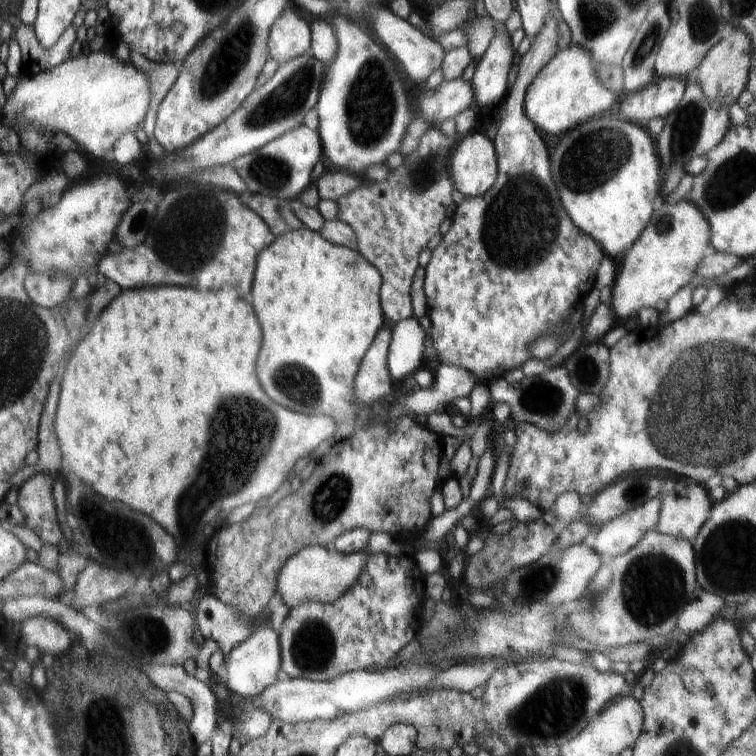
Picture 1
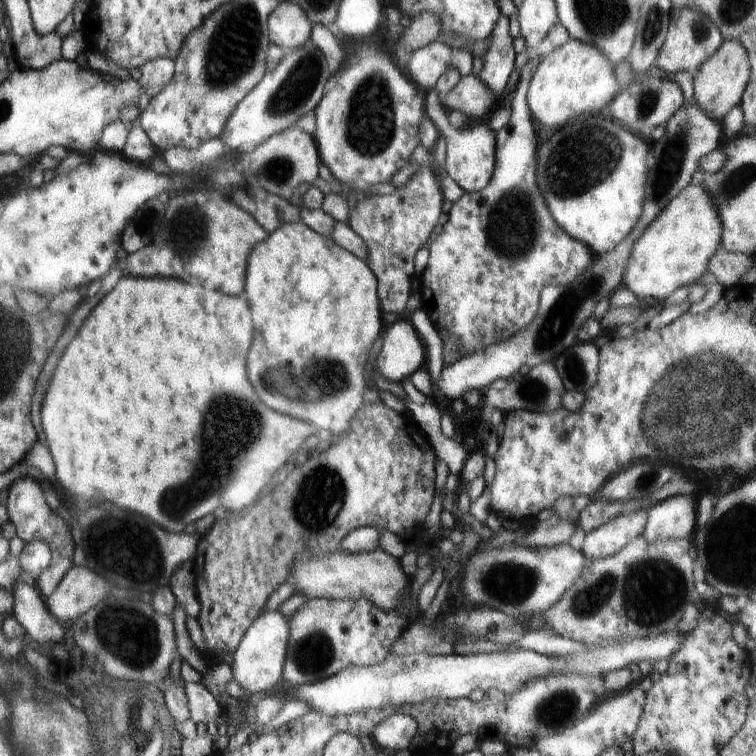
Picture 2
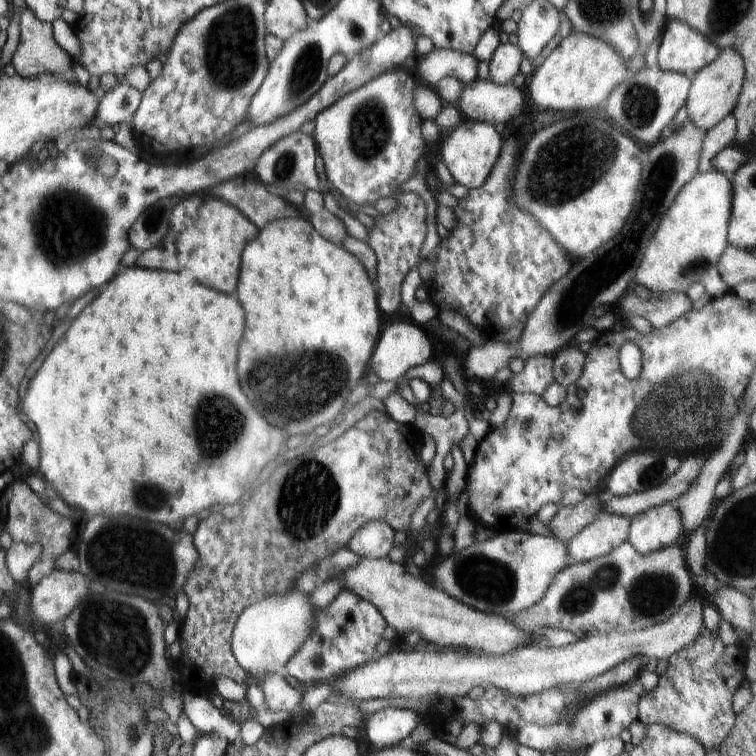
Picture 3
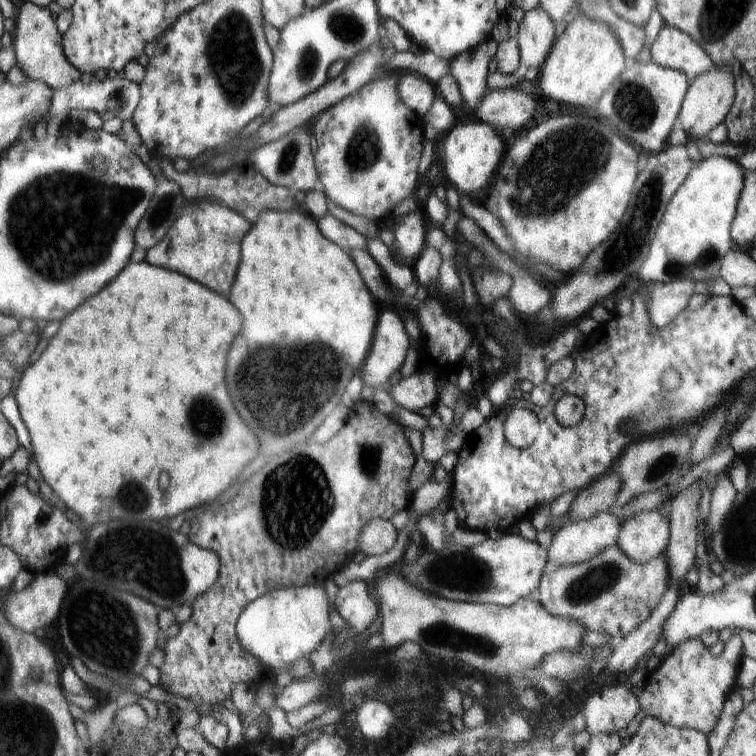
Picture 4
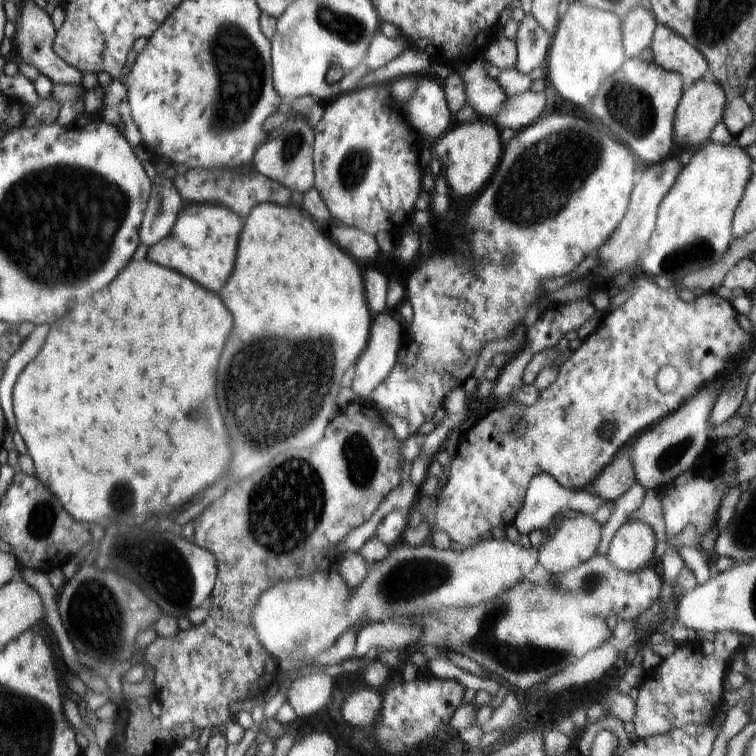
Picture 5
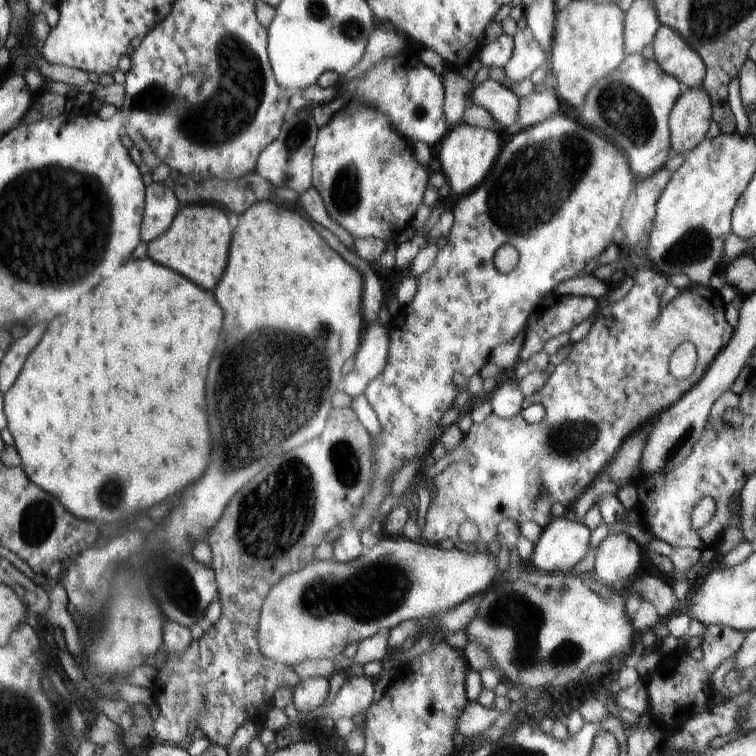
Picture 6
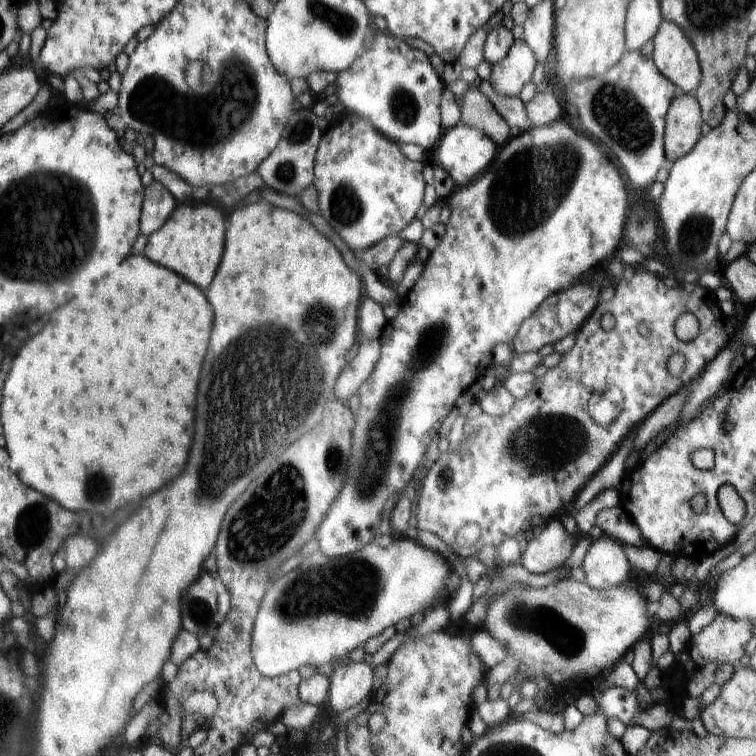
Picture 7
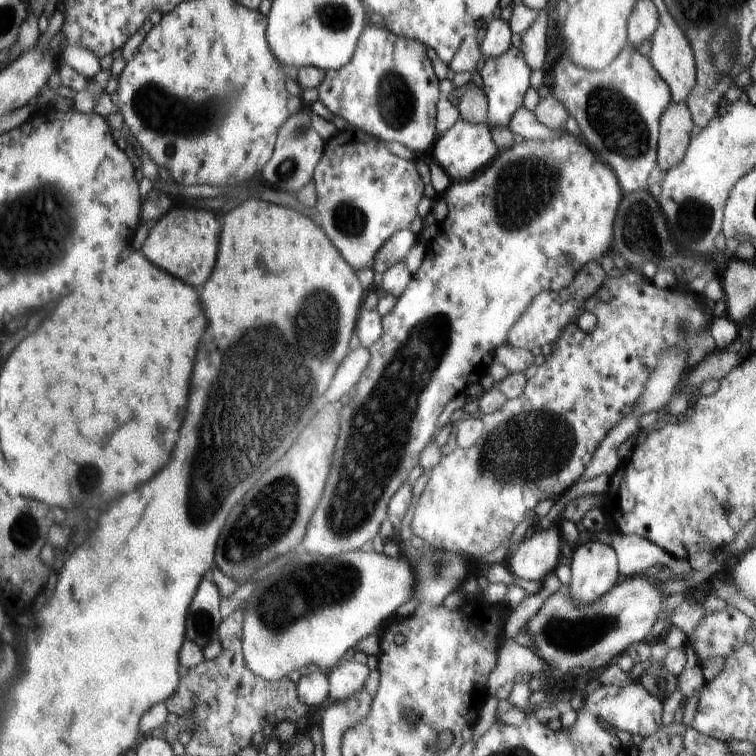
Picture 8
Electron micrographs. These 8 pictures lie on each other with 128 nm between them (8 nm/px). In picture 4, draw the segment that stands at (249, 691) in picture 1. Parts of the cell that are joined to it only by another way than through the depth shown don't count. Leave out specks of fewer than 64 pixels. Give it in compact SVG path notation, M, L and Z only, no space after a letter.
M324 584L308 586L286 586L274 588L253 600L242 610L236 622L236 638L240 646L260 658L260 662L276 670L308 657L311 652L318 649L326 634L331 634L330 622L332 604L324 590Z

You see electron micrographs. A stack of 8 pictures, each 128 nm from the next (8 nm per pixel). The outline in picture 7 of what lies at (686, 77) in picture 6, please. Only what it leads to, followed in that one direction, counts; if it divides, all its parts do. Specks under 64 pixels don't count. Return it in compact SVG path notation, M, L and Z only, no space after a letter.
M663 18L653 40L651 59L656 68L684 94L694 94L702 80L702 72L697 52L683 30Z

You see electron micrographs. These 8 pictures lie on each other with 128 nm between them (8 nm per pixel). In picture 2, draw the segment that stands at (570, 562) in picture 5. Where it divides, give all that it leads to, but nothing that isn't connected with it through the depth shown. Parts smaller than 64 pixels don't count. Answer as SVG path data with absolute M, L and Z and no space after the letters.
M644 508L610 519L596 530L585 534L582 554L592 561L614 556L628 542L644 534L646 520L648 520L648 512Z

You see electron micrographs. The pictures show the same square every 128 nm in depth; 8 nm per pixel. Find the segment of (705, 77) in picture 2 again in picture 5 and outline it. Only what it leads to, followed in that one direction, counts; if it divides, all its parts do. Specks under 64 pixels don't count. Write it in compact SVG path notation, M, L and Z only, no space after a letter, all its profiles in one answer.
M716 80L695 81L688 90L683 91L678 103L675 119L673 142L684 150L694 150L709 140L712 130L722 120L722 112L726 106L726 94Z

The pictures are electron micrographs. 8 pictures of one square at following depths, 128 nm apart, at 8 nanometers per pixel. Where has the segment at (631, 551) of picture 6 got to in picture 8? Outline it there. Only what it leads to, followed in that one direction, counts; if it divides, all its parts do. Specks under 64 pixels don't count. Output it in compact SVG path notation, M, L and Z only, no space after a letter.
M588 536L571 559L572 578L565 589L576 606L590 604L618 582L618 558L608 544Z

